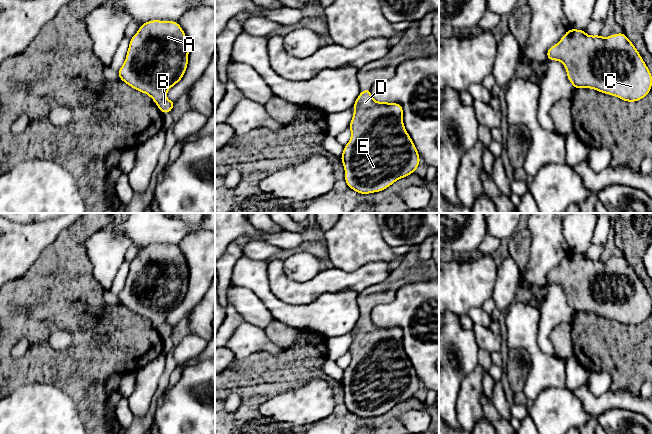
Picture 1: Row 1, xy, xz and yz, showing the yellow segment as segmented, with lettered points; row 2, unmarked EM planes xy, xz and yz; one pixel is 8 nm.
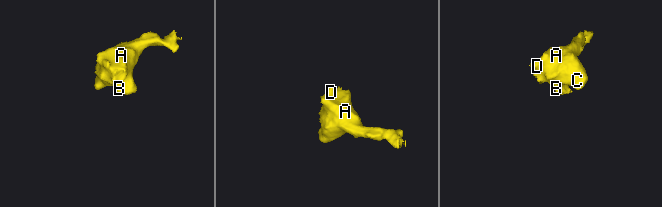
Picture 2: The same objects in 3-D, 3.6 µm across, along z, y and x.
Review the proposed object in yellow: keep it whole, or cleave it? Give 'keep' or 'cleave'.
keep

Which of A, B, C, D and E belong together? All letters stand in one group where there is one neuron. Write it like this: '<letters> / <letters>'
A B C D E

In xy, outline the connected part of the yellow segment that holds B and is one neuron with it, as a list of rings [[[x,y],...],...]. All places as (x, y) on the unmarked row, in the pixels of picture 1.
[[[160,244],[145,246],[130,263],[125,286],[118,295],[119,303],[150,320],[163,338],[170,337],[175,326],[168,324],[166,318],[184,300],[188,278],[187,262],[178,246]]]

